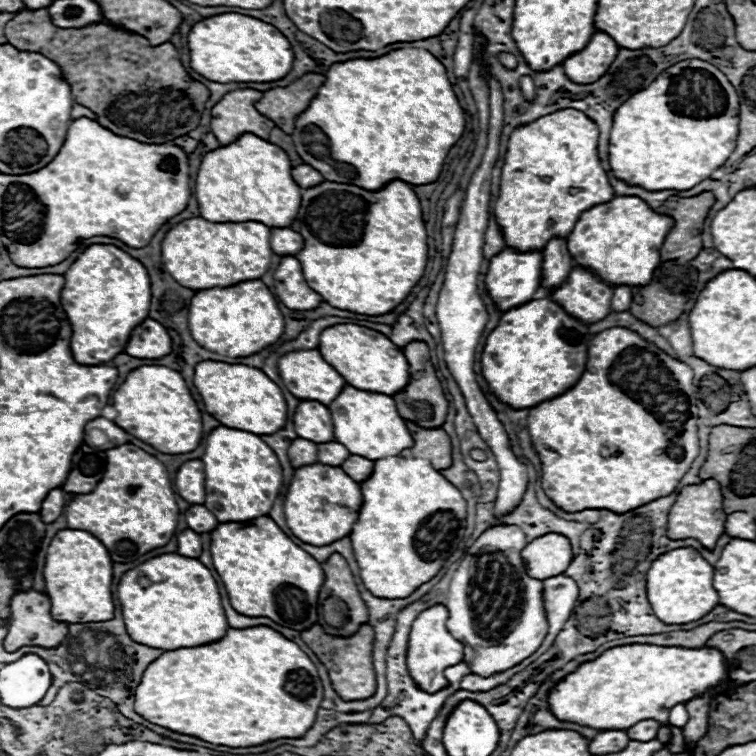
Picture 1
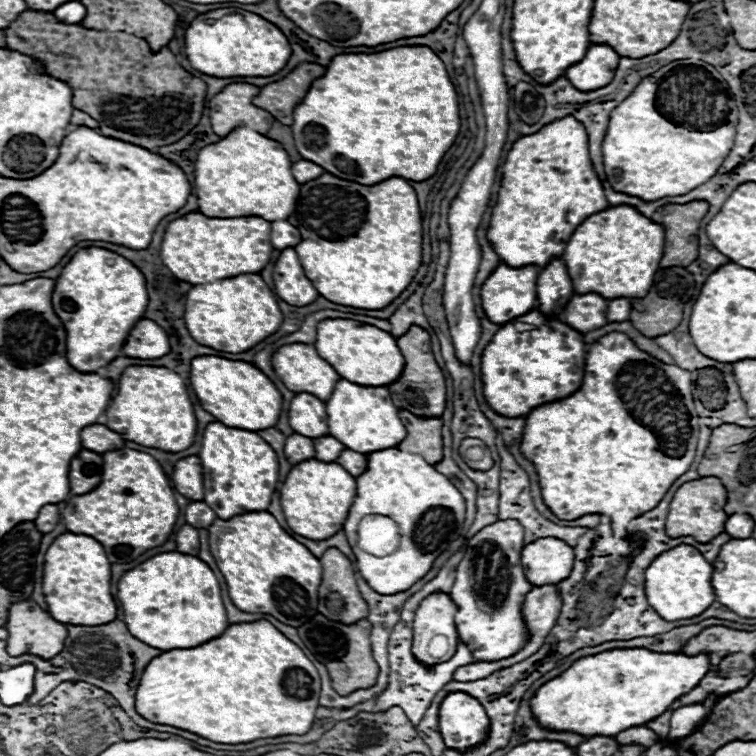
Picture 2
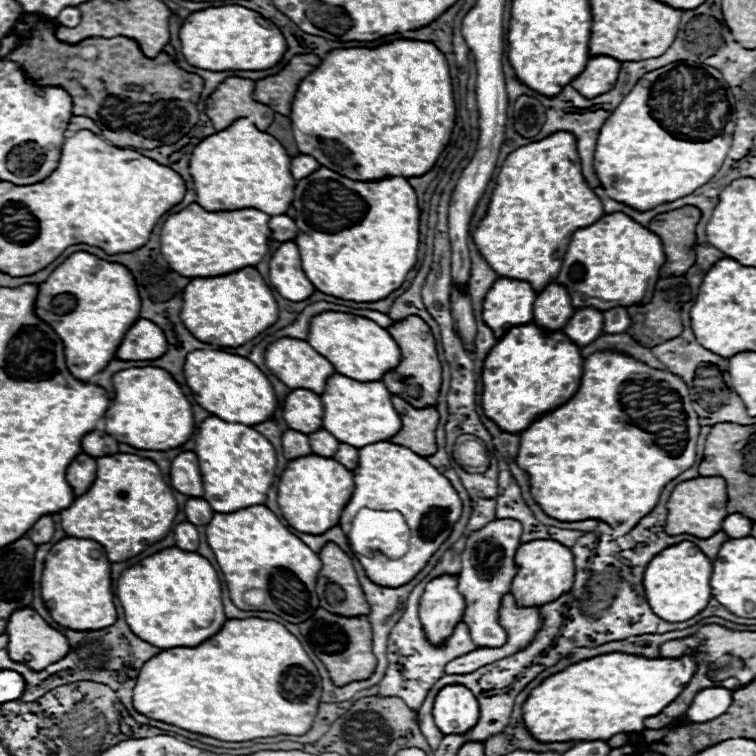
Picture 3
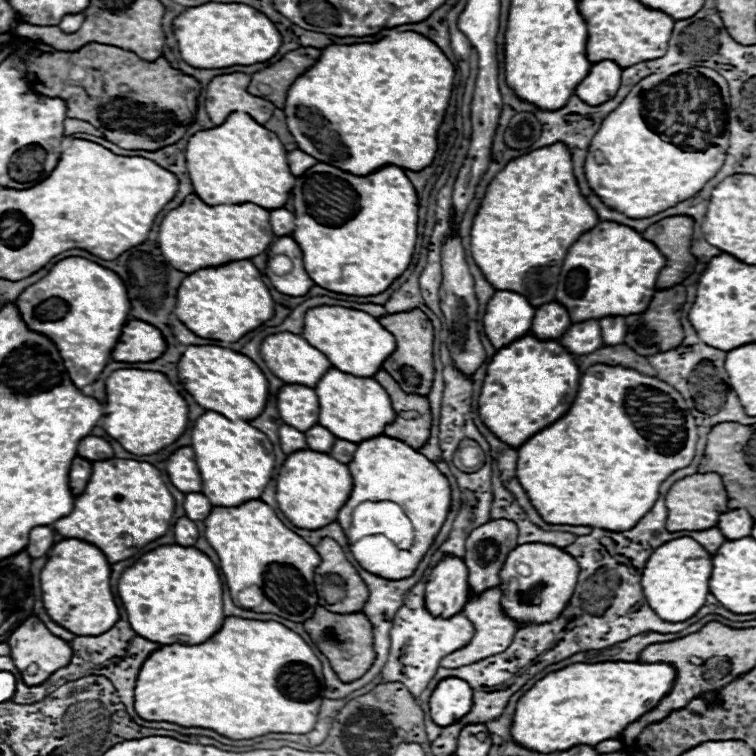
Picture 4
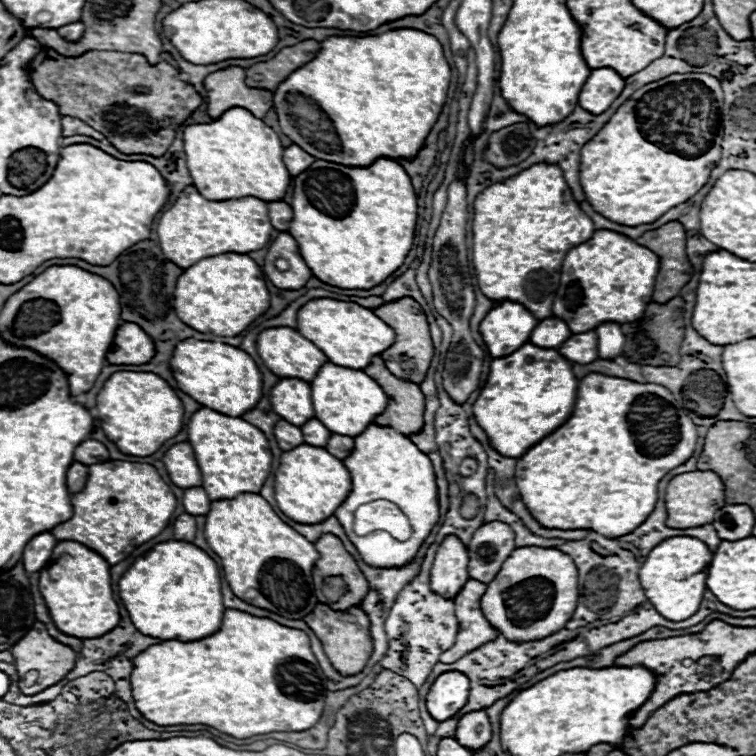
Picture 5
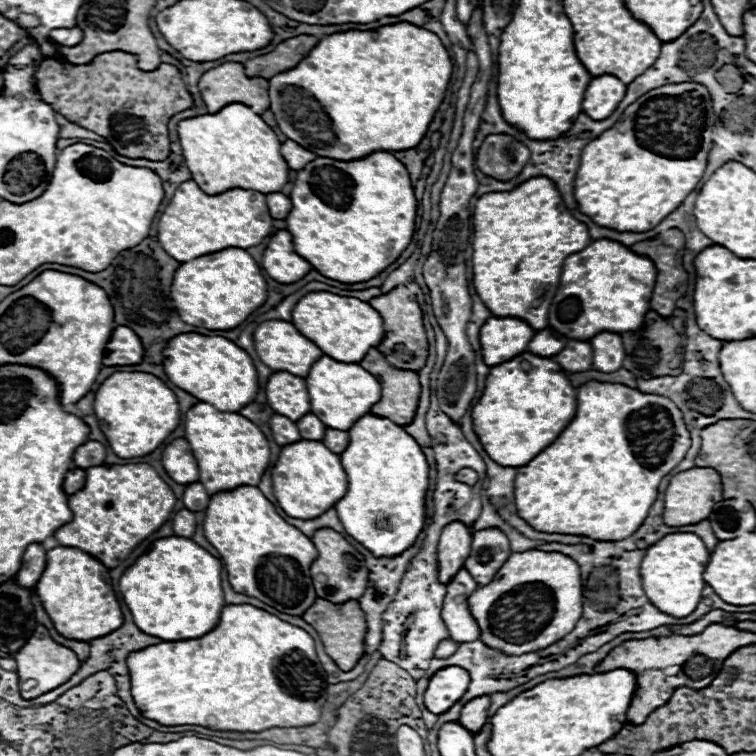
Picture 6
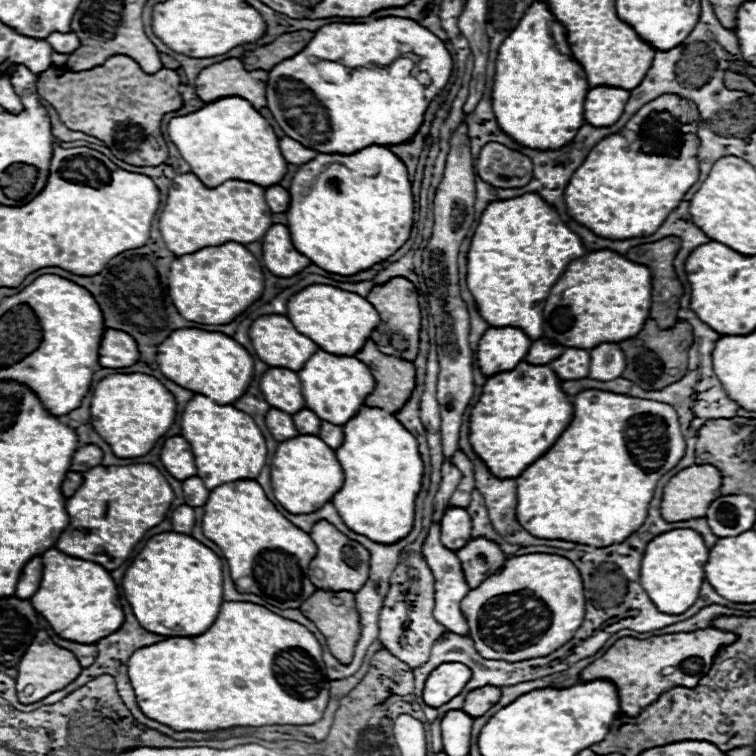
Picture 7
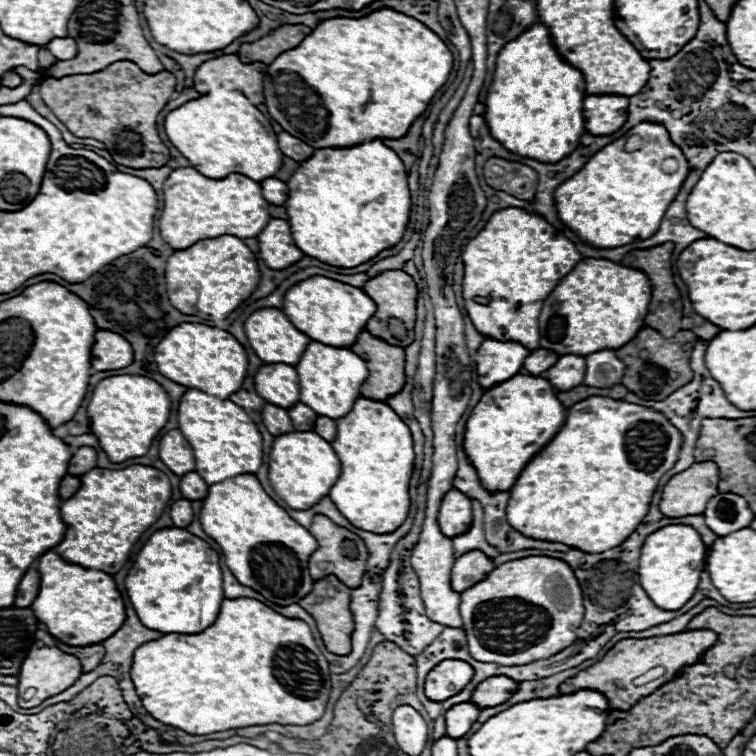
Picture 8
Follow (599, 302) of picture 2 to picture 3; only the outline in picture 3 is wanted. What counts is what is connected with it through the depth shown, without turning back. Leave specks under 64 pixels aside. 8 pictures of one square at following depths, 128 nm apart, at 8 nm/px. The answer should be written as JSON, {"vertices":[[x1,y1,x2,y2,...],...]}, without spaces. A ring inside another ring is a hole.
{"vertices":[[596,308,574,310,572,320,568,320,568,324,562,328,562,332,582,348,604,332,604,316]]}

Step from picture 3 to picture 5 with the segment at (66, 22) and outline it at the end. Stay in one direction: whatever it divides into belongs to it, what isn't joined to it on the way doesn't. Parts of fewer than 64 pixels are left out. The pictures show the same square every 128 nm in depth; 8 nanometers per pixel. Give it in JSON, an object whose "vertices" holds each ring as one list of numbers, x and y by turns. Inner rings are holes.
{"vertices":[[72,22,72,24,60,26,58,28,58,34,62,38,66,38,66,40,78,40,84,34,84,24,82,22]]}

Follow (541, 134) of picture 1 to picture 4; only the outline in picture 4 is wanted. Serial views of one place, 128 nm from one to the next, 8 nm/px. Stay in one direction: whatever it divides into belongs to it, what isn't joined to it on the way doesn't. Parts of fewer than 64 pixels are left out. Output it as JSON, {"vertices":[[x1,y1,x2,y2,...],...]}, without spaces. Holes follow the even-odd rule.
{"vertices":[[556,142,548,148,538,148,518,158,512,158,504,166,504,170,500,170,498,176,488,184,486,196,478,208,478,214,474,216,470,232,472,258,496,290,512,290,524,294,530,304,538,308,554,300,560,266,568,248,578,240,582,232,594,228,598,220,600,218,596,216,596,210,586,202,578,188,572,168,572,156,566,144]]}

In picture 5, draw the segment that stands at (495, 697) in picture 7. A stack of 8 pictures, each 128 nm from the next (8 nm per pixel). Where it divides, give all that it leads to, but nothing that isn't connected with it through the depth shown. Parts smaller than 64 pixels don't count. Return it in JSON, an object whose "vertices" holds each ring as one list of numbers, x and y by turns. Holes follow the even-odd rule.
{"vertices":[[486,710,470,712,460,718,456,740,460,740,460,744,464,744,464,748,468,748,470,752,478,752,480,748,484,748,490,742,490,736,492,736,492,728]]}

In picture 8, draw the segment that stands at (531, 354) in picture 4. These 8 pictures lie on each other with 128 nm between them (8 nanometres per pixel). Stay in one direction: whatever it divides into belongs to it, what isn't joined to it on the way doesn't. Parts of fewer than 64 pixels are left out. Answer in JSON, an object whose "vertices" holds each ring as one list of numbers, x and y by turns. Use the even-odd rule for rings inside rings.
{"vertices":[[516,374,510,380,484,390,484,396,466,420,464,450,468,460,476,466,480,482,488,490,510,490,524,466,558,434,564,422,566,408,558,402,550,380,542,376]]}

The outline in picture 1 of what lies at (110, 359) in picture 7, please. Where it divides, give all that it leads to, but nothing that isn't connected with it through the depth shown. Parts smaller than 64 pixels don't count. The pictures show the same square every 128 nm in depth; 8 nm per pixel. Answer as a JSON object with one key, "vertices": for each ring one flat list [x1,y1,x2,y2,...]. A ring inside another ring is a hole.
{"vertices":[[148,318,132,332,124,352,134,358,162,358,172,352,172,338,162,324]]}

